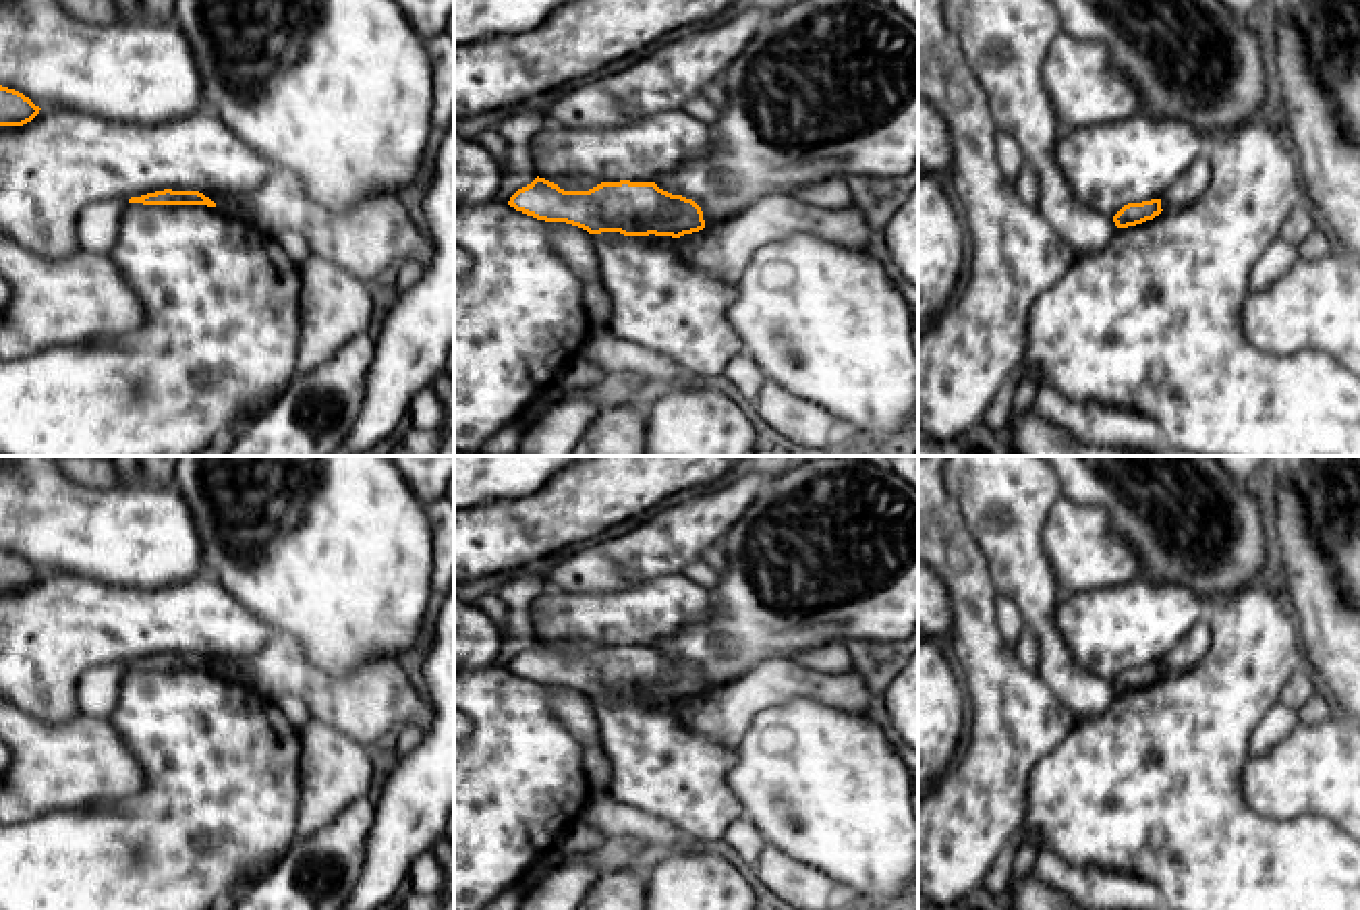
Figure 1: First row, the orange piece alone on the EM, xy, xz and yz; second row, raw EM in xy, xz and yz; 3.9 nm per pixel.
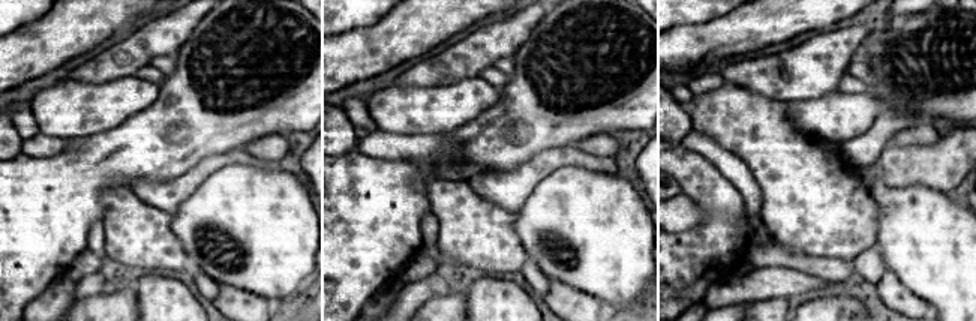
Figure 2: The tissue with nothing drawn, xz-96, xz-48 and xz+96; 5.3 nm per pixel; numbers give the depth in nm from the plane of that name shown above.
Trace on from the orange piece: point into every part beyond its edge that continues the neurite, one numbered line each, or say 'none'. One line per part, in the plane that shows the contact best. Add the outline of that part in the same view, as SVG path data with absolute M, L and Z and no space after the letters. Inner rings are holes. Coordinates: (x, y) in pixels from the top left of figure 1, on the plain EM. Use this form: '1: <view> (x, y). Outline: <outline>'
none

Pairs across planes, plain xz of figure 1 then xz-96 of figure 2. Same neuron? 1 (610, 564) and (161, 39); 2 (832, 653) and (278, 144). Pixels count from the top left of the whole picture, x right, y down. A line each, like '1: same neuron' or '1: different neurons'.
1: same neuron
2: same neuron

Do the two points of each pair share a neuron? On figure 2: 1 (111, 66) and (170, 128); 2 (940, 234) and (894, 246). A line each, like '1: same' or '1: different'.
1: different
2: same

